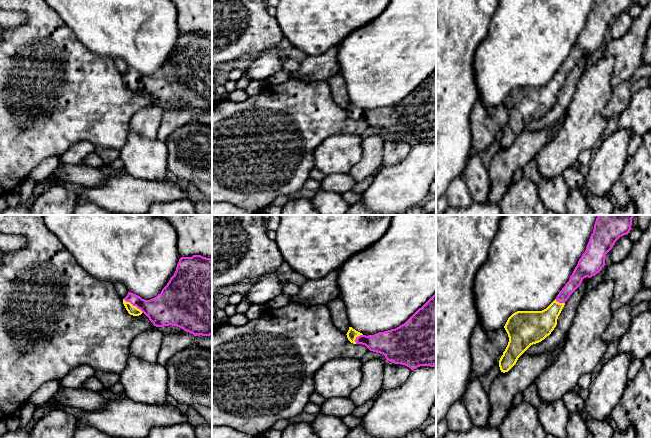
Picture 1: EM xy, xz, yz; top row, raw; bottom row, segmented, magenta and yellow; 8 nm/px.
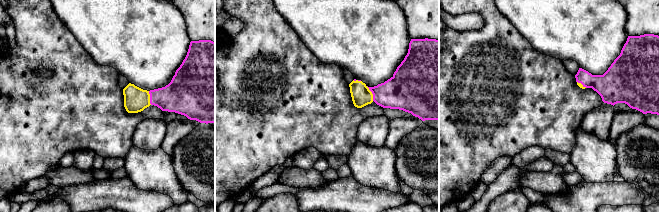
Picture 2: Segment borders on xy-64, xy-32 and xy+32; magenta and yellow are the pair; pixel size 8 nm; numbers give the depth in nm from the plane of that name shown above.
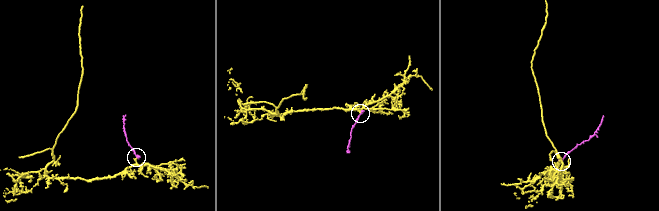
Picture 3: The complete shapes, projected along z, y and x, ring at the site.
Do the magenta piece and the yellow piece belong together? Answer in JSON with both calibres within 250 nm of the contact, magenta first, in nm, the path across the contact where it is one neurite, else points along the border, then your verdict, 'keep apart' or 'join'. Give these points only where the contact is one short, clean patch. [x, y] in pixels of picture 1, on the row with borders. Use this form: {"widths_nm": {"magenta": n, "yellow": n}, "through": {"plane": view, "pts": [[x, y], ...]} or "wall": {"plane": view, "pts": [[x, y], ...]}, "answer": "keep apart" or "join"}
{"widths_nm": {"magenta": 260, "yellow": 80}, "answer": "join"}

